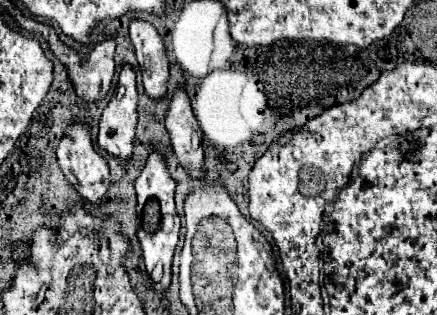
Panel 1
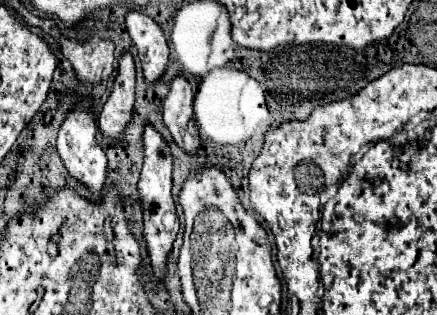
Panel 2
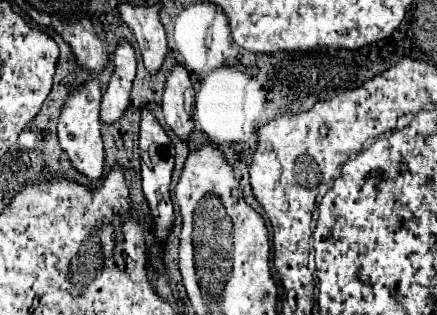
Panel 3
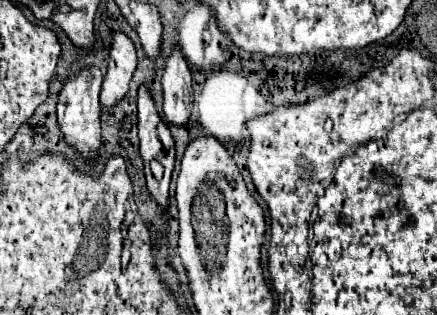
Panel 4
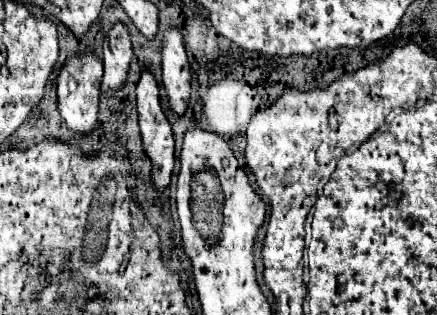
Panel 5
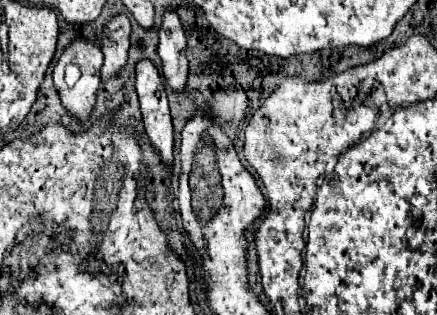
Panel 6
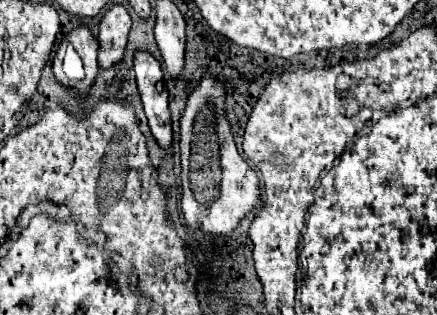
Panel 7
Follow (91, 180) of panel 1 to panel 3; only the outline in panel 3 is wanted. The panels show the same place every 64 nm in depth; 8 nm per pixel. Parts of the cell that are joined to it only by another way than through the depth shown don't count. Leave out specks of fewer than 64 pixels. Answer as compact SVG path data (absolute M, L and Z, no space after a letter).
M96 80L86 82L82 88L70 94L66 100L66 106L60 114L58 120L58 140L60 148L66 152L70 164L74 170L84 174L90 180L100 180L102 170L104 170L104 148L102 148L102 138L100 138L100 86Z

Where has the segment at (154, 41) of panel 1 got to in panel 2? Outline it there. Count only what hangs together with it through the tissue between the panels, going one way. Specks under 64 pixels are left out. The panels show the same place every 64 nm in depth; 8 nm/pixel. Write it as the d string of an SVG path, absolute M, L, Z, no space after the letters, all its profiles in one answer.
M128 12L126 28L134 46L138 48L146 82L158 82L164 76L168 64L168 44L160 26L142 12Z

